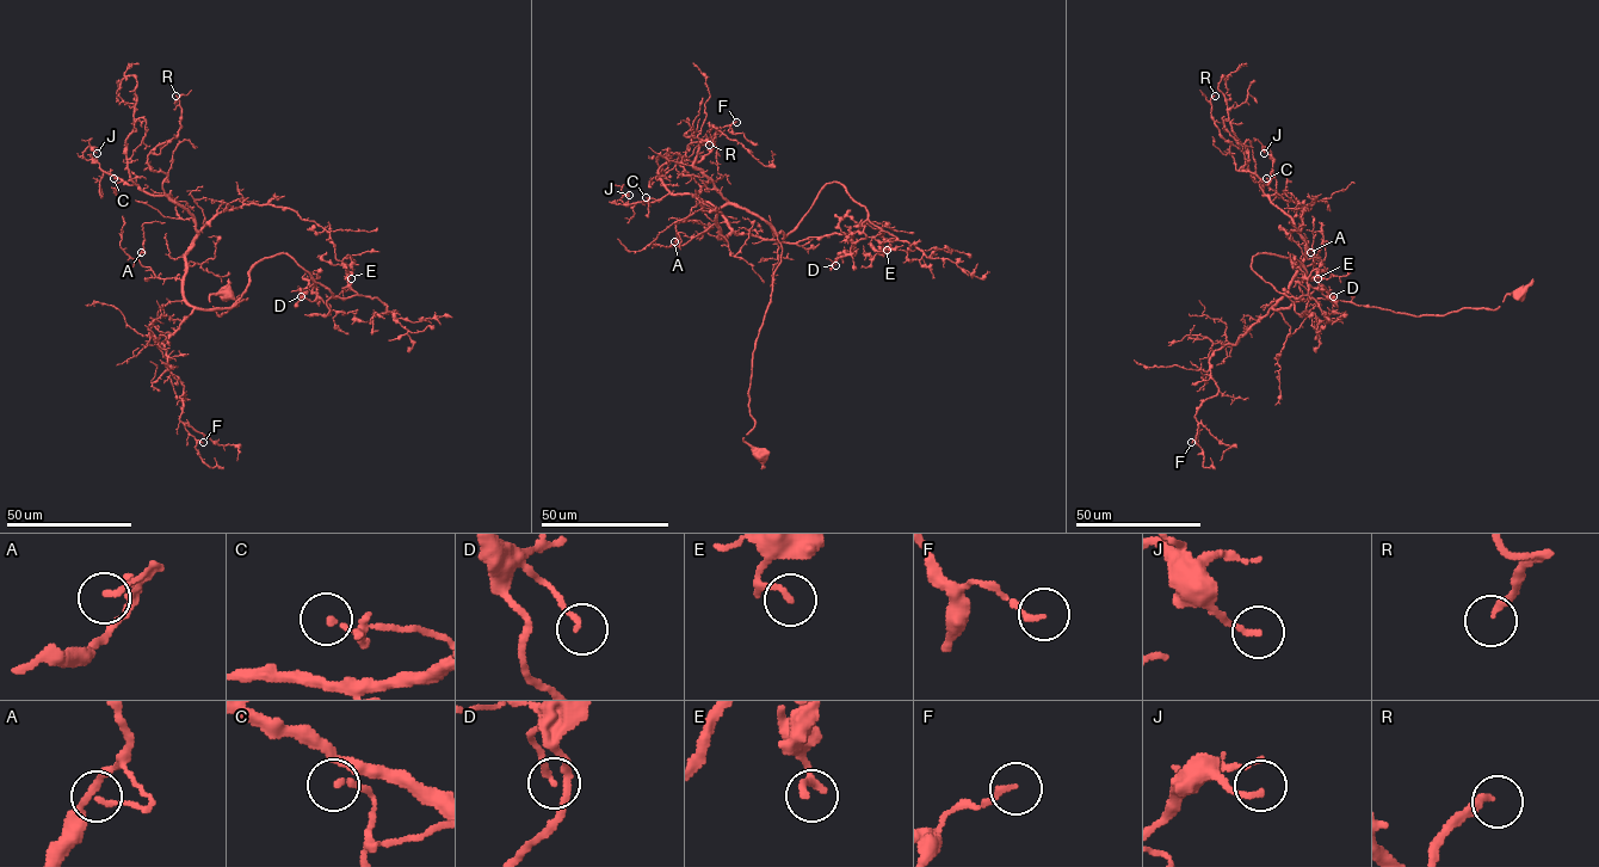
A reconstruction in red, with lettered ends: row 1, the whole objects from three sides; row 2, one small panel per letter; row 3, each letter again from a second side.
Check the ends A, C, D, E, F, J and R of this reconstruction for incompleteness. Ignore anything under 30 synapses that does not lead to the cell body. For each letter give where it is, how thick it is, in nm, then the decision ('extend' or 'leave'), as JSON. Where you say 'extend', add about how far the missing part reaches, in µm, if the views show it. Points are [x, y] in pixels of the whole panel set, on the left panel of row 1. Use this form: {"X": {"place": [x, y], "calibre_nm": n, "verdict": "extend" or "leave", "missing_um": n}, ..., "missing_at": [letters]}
{"A": {"place": [141, 252], "calibre_nm": 140, "verdict": "leave"}, "C": {"place": [113, 178], "calibre_nm": 160, "verdict": "leave"}, "D": {"place": [301, 296], "calibre_nm": 160, "verdict": "leave"}, "E": {"place": [351, 278], "calibre_nm": 170, "verdict": "leave"}, "F": {"place": [203, 442], "calibre_nm": 150, "verdict": "leave"}, "J": {"place": [97, 153], "calibre_nm": 160, "verdict": "leave"}, "R": {"place": [176, 96], "calibre_nm": 220, "verdict": "extend", "missing_um": 30}, "missing_at": ["R"]}

